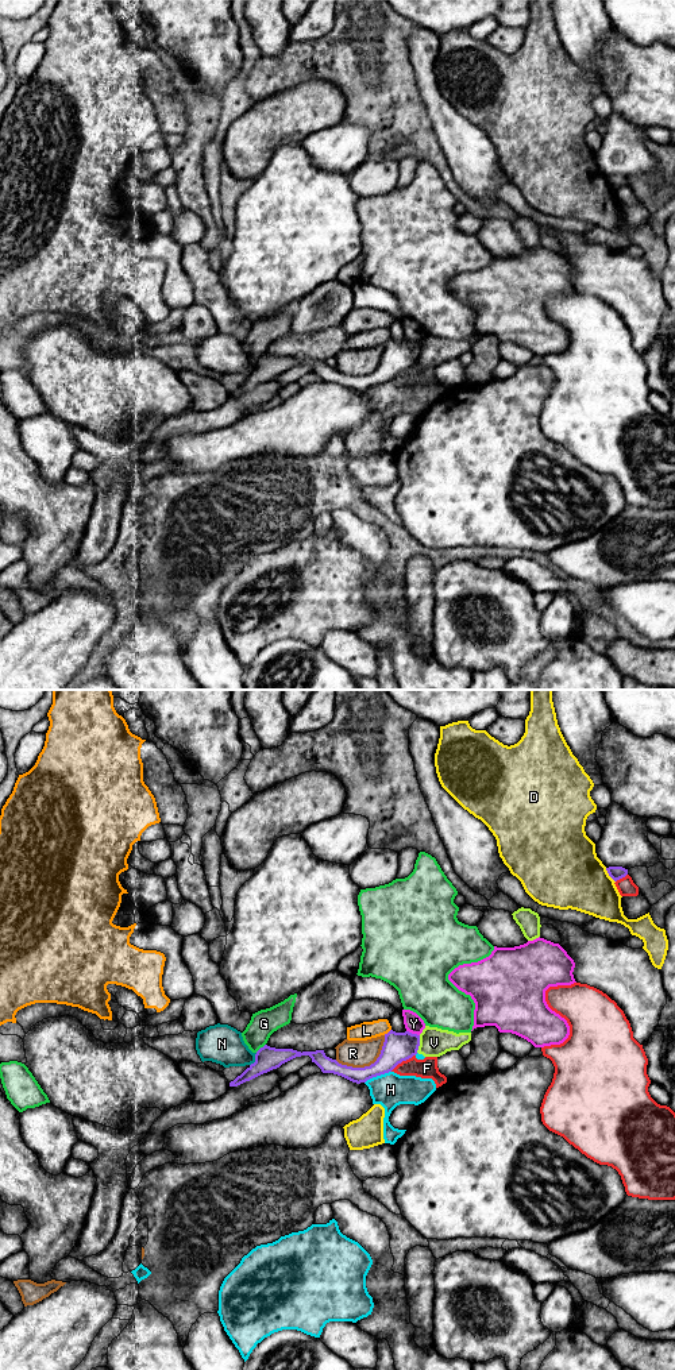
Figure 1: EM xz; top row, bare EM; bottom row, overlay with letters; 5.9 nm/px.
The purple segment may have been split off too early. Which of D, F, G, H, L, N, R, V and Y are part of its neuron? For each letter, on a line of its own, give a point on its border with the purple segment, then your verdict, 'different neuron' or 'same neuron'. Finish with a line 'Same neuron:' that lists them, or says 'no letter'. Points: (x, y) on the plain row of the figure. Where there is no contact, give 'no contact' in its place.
D: xz (609, 184) | different neuron
F: xz (402, 369) | different neuron
G: xz (261, 357) | different neuron
H: xz (377, 384) | different neuron
L: xz (388, 342) | different neuron
N: xz (255, 369) | different neuron
R: xz (367, 375) | different neuron
V: xz (419, 352) | different neuron
Y: xz (413, 343) | different neuron
Same neuron: no letter

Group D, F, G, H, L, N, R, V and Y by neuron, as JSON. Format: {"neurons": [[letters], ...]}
{"neurons": [["D"], ["F"], ["G"], ["H", "V"], ["L"], ["N"], ["R"], ["Y"]]}

